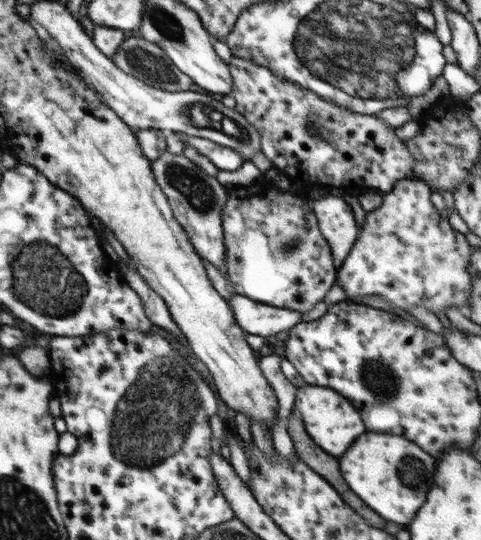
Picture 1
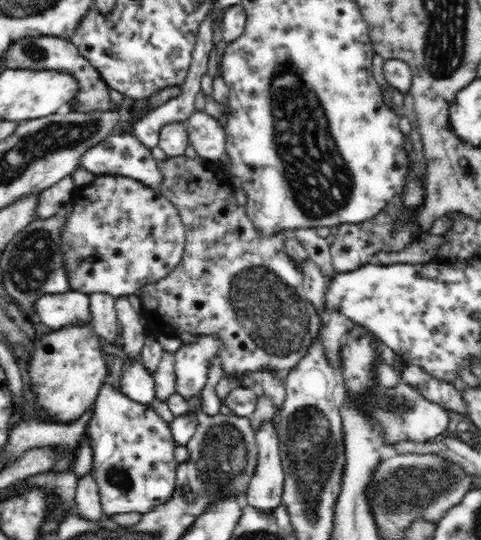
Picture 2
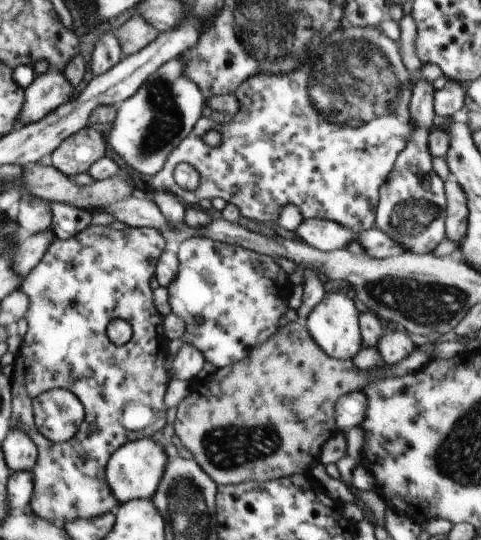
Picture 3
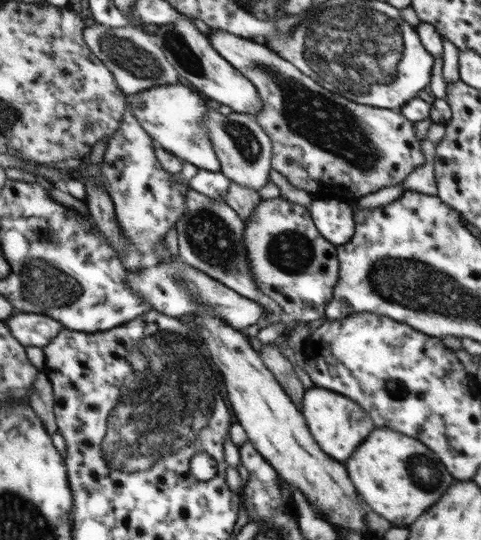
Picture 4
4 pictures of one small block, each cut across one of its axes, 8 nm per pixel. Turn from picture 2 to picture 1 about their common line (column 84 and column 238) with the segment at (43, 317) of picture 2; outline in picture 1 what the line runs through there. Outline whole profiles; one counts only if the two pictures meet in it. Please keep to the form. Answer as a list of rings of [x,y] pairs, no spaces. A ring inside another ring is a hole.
[[[232,294],[228,299],[230,308],[240,328],[248,334],[258,334],[265,338],[278,332],[289,331],[302,321],[302,314],[286,308],[258,303],[240,294]]]

